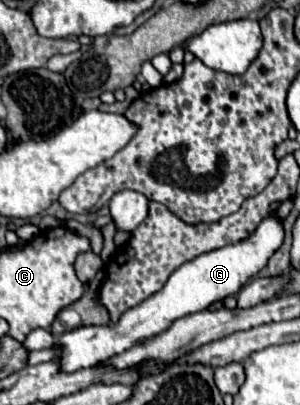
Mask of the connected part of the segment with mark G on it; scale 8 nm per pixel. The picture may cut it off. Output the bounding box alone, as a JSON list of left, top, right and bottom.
[56,212,284,372]

